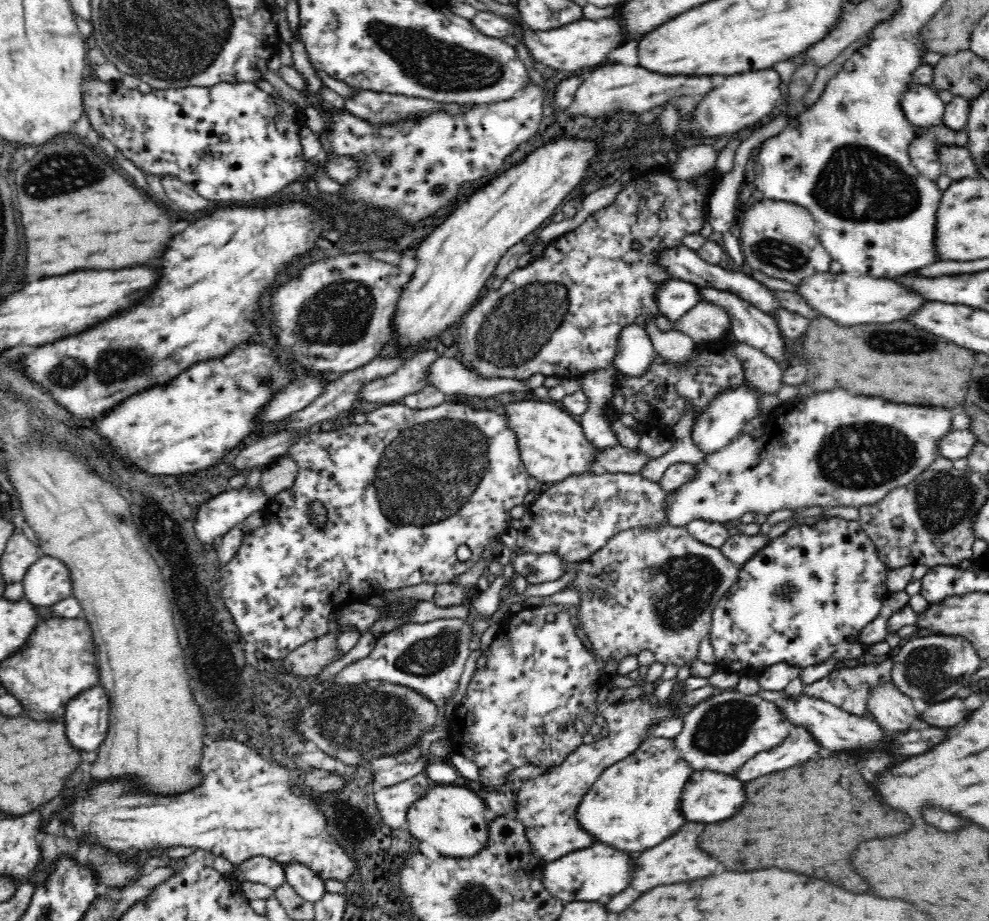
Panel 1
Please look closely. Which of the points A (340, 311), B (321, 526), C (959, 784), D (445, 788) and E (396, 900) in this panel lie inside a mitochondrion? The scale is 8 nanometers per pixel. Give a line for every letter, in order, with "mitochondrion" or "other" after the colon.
A: mitochondrion
B: other
C: other
D: other
E: other

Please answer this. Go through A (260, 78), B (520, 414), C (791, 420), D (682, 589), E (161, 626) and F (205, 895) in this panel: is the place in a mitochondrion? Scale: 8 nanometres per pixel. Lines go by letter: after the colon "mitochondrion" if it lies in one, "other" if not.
A: other
B: other
C: other
D: mitochondrion
E: other
F: other

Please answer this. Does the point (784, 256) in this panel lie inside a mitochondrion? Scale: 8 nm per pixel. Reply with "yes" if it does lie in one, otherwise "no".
yes

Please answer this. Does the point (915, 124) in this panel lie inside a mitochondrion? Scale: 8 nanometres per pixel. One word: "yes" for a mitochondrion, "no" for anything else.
no

